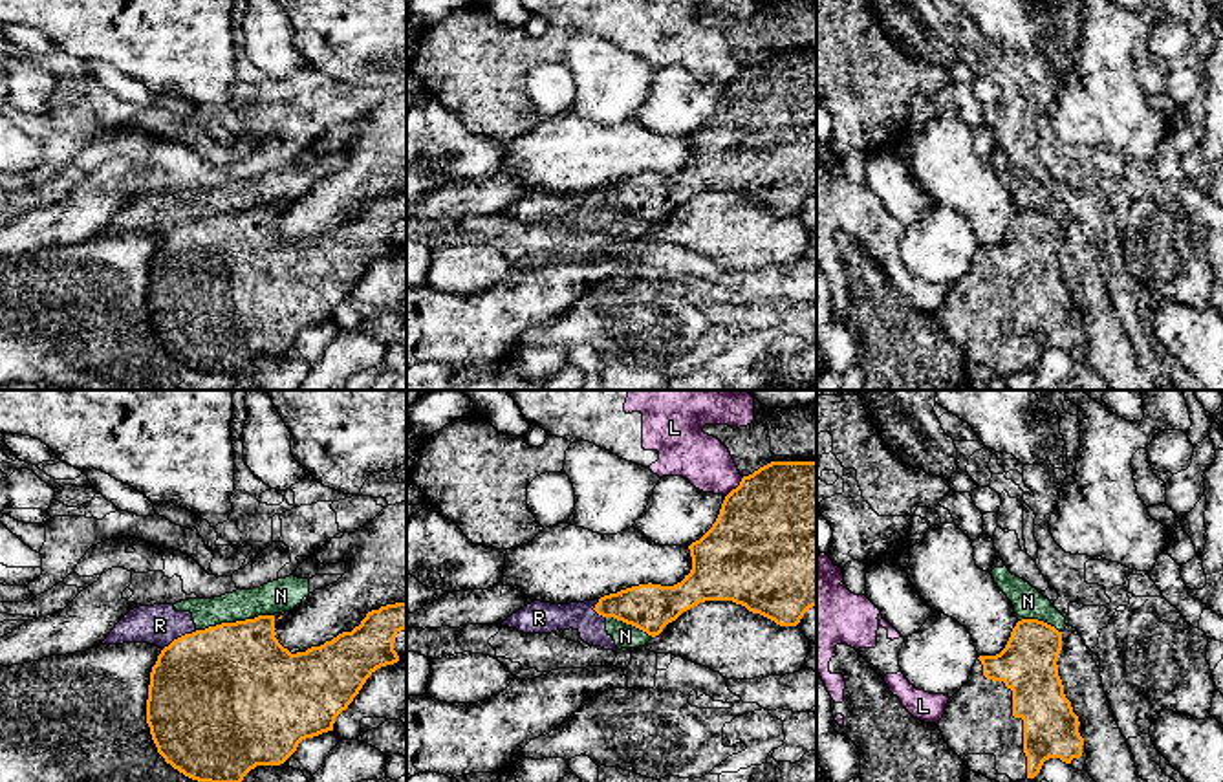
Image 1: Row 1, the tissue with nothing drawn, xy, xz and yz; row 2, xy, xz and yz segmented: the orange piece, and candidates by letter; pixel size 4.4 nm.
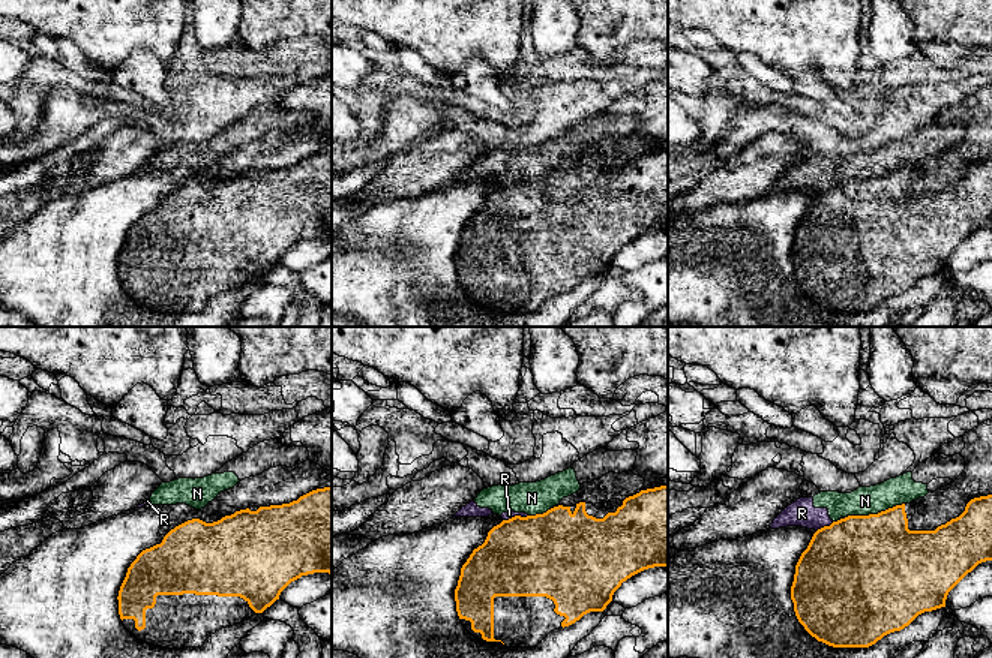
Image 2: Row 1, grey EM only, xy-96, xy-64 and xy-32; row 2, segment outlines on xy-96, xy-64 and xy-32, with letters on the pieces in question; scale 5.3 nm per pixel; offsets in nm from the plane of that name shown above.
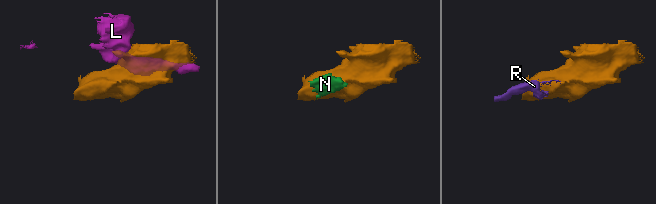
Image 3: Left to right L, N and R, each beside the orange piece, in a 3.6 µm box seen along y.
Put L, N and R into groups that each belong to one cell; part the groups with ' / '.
L / N R

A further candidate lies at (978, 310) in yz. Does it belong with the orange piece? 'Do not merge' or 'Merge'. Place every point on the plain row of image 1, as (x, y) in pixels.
Merge

